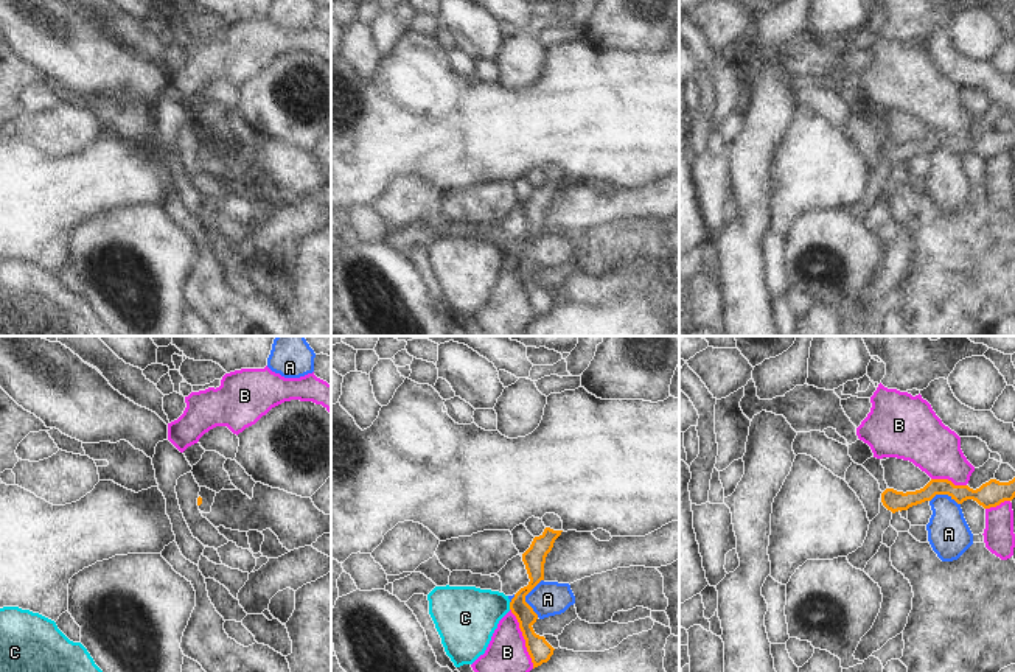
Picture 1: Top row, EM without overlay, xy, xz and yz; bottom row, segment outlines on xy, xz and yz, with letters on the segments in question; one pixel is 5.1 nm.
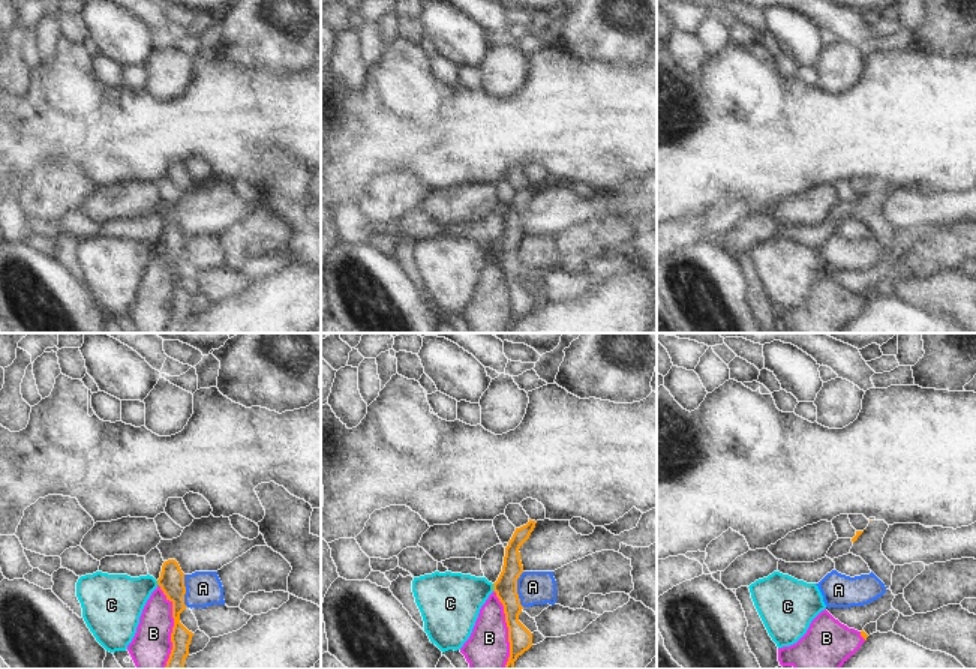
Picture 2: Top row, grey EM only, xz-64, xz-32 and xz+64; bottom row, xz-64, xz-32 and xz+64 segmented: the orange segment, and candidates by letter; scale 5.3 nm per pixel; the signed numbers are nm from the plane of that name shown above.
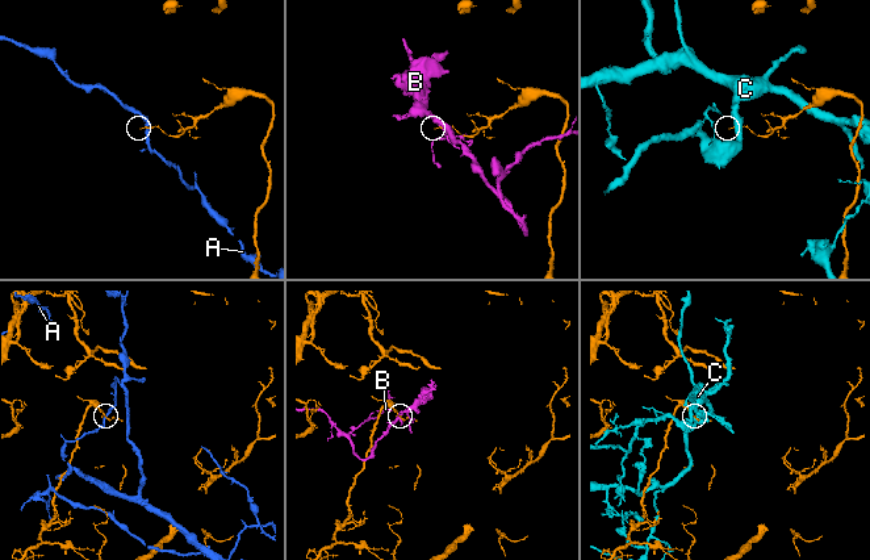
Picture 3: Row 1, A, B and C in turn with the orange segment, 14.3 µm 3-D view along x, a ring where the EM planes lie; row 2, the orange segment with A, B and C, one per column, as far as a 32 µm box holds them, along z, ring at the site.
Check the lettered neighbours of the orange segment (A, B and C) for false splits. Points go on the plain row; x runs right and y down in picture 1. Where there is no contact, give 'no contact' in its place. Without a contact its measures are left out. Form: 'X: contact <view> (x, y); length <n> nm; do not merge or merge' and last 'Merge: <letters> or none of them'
A: contact xz (524, 249); length 200 nm; do not merge
B: contact xz (524, 290); length 340 nm; do not merge
C: contact xz (510, 257); length 40 nm; do not merge
Merge: none of them

